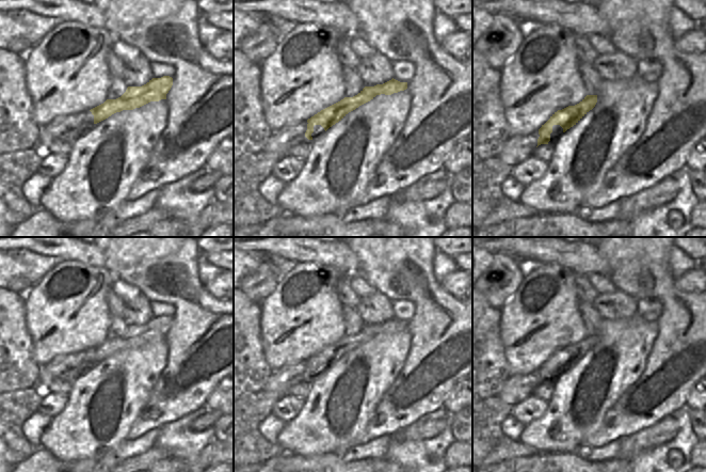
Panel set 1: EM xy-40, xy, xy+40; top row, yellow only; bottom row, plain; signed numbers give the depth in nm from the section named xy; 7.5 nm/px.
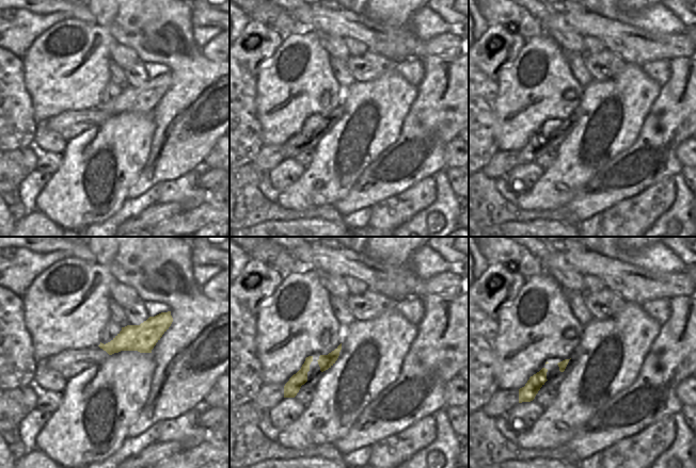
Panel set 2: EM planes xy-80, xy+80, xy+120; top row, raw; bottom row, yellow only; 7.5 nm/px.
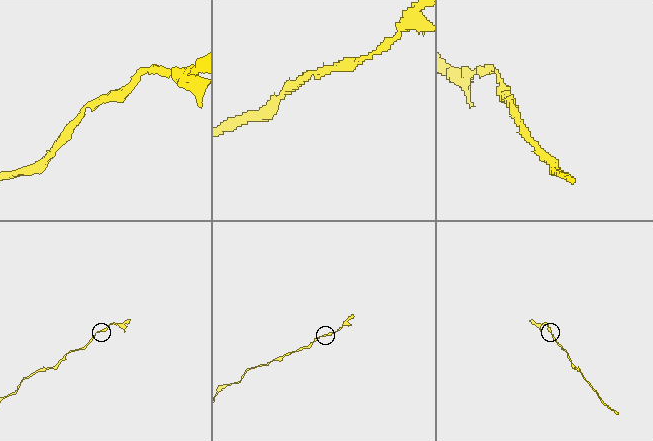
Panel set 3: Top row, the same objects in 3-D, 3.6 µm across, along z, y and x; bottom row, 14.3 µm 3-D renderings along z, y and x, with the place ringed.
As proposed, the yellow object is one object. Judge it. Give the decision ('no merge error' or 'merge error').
no merge error

